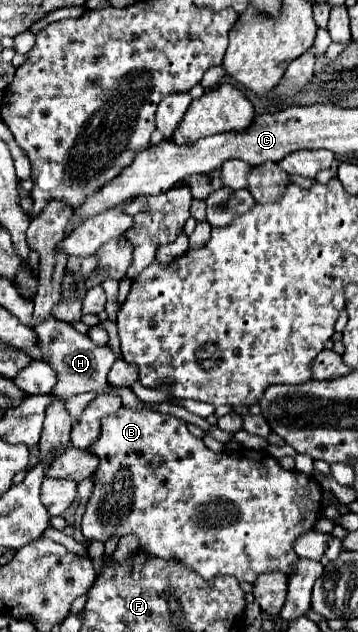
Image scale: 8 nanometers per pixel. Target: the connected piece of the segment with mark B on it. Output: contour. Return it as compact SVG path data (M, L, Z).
M119 408L115 414L103 416L101 418L101 436L99 440L95 440L89 448L91 454L95 454L99 458L99 466L93 482L93 492L89 496L89 502L85 506L85 514L83 514L83 522L81 522L81 532L89 542L107 542L109 538L117 536L127 536L127 534L137 534L139 536L139 548L147 554L147 556L159 556L165 560L181 560L187 568L195 570L197 574L201 574L205 580L217 576L217 574L229 574L235 576L239 582L255 582L255 578L261 572L273 572L279 570L283 574L291 572L291 564L297 560L297 554L293 552L293 542L297 536L301 536L303 532L309 532L315 528L315 522L321 514L321 486L317 484L315 478L305 476L301 472L295 470L283 470L279 466L279 462L267 454L265 450L247 450L247 448L239 448L239 450L223 450L223 452L211 452L201 438L195 438L189 430L187 424L181 422L175 416L169 414L161 414L155 412L151 408L139 408L129 412L129 408Z

